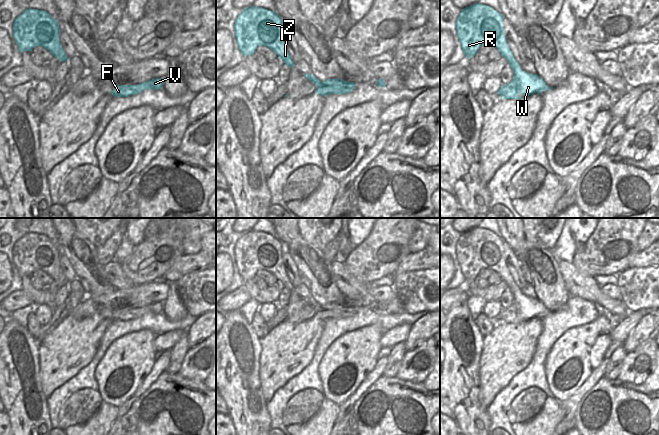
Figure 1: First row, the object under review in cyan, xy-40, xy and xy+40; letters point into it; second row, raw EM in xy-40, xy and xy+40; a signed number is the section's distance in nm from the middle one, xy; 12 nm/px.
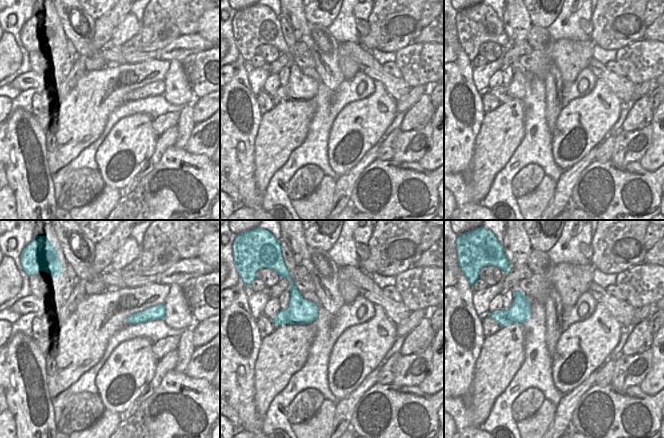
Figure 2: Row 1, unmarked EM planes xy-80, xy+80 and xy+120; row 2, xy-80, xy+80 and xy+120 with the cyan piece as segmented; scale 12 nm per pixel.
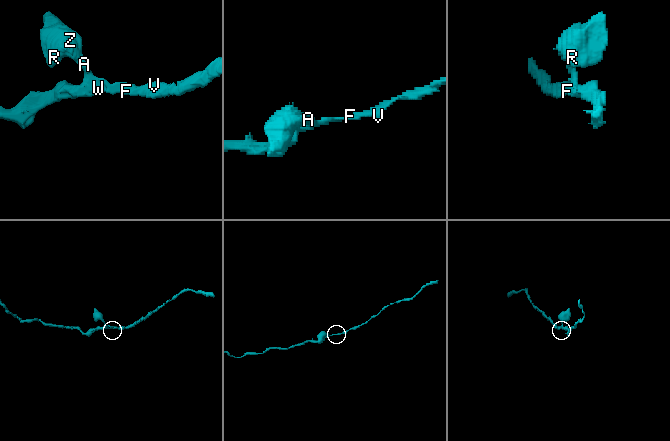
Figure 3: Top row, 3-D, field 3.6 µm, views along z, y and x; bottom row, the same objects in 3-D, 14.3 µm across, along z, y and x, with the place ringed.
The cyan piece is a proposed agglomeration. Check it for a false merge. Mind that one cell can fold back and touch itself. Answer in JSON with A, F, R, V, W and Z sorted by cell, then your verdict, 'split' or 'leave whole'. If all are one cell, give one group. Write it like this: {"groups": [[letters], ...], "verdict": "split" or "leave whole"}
{"groups": [["A", "F", "R", "V", "W", "Z"]], "verdict": "leave whole"}

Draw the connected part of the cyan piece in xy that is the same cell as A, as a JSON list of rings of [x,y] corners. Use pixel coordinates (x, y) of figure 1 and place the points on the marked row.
[[[249,6],[235,20],[234,30],[238,48],[246,57],[253,55],[258,46],[273,50],[290,68],[295,64],[282,38],[284,20],[275,12]]]

